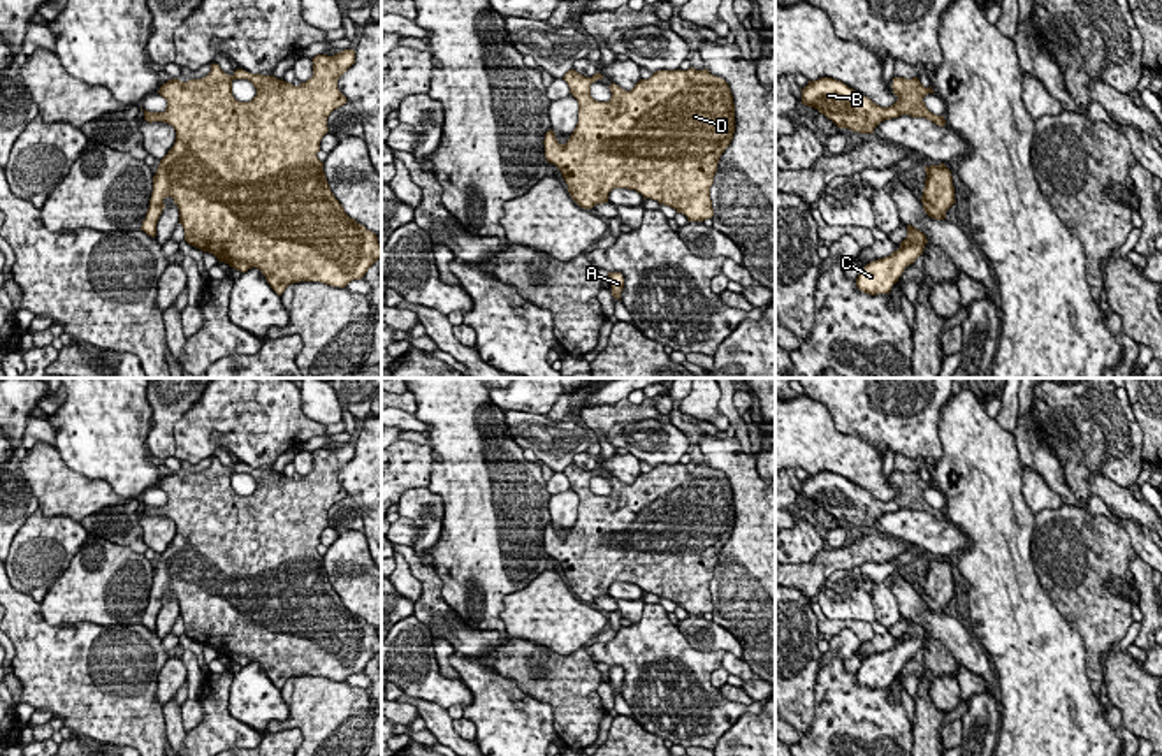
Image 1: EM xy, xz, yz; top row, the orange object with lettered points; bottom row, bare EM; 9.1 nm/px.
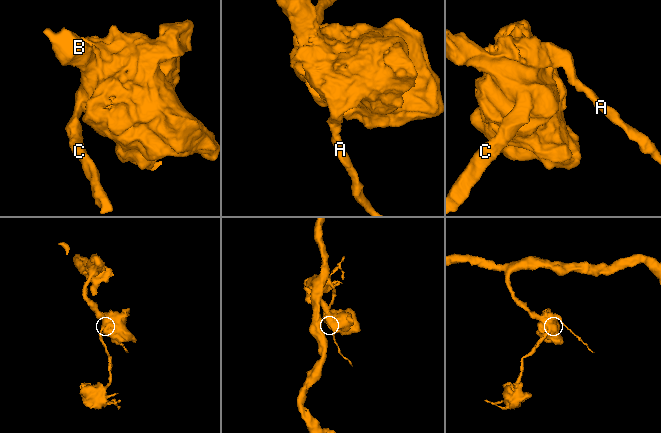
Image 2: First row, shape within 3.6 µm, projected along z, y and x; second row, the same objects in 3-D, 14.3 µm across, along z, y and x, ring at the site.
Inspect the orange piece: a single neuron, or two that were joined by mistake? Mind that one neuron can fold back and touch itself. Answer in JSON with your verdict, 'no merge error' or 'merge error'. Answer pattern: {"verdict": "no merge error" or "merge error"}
{"verdict": "no merge error"}

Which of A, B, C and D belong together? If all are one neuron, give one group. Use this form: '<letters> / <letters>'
A B C D

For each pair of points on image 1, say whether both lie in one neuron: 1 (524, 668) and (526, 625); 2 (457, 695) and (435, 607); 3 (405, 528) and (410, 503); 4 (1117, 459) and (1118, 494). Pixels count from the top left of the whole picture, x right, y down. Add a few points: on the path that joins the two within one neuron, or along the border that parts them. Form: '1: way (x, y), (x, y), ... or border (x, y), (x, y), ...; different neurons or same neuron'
1: border (508, 635), (533, 640), (565, 654); different neurons
2: border (413, 614), (435, 639); different neurons
3: border (399, 516), (415, 526), (417, 538), (412, 547); different neurons
4: border (1087, 477), (1108, 477), (1125, 489); different neurons

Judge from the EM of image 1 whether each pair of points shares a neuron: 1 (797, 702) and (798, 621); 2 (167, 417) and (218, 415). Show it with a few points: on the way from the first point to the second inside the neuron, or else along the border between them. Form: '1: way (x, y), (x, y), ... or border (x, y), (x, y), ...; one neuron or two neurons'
1: way (797, 683), (797, 640); one neuron
2: border (203, 396), (174, 424), (173, 454); two neurons

